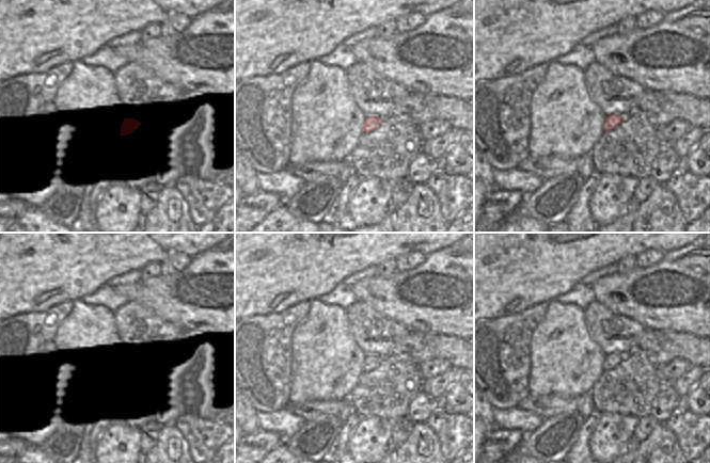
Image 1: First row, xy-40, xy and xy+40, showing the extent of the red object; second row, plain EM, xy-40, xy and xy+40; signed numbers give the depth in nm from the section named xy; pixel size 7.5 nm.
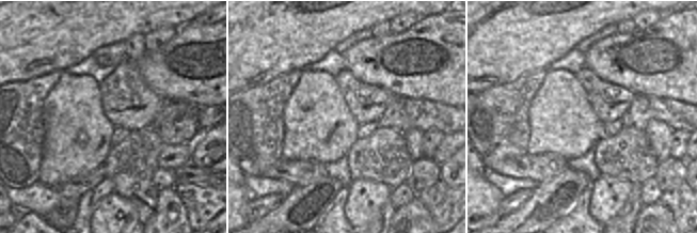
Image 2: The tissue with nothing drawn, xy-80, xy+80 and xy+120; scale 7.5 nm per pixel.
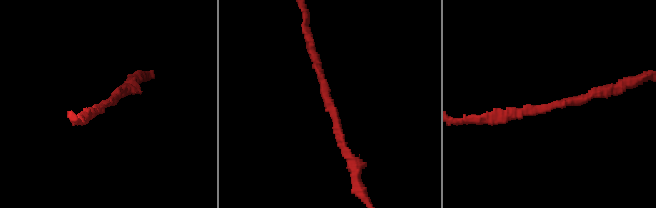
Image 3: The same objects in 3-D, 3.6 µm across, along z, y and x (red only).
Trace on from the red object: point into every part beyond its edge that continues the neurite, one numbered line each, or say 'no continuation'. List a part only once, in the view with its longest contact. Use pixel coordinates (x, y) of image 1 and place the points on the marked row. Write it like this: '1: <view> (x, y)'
no continuation.

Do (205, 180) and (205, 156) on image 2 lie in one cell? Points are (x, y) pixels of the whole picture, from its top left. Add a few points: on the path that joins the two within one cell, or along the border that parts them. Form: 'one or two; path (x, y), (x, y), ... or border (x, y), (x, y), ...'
two; border (190, 162), (195, 167), (216, 174)

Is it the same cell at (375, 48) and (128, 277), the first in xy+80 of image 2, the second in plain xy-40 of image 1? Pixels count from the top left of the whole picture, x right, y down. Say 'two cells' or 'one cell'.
two cells

